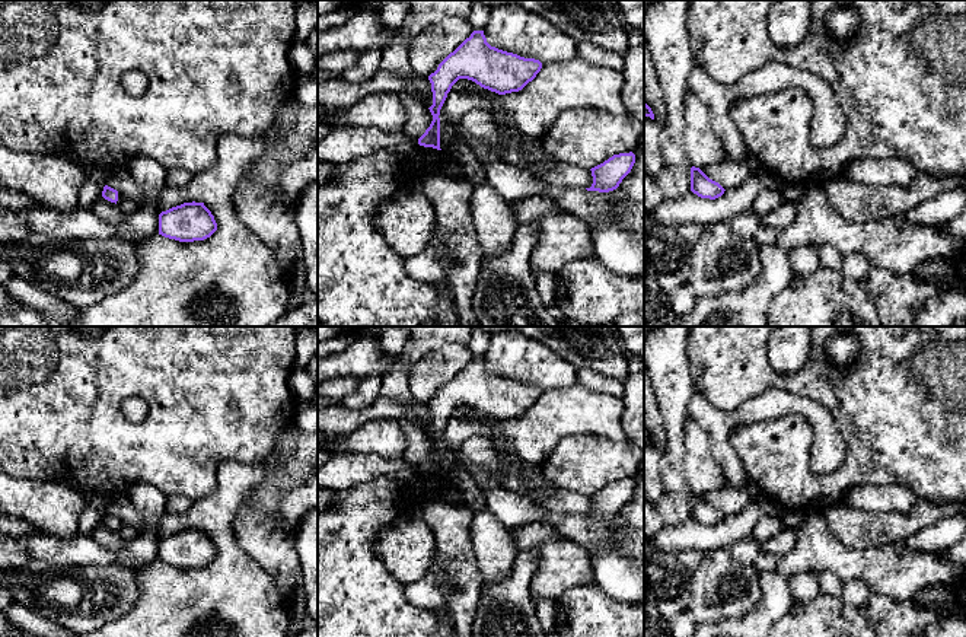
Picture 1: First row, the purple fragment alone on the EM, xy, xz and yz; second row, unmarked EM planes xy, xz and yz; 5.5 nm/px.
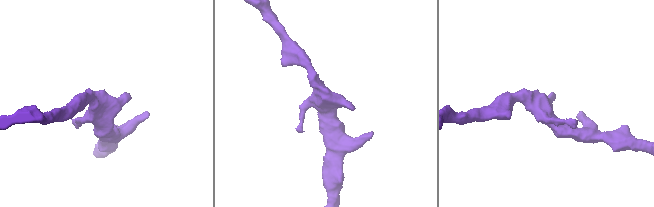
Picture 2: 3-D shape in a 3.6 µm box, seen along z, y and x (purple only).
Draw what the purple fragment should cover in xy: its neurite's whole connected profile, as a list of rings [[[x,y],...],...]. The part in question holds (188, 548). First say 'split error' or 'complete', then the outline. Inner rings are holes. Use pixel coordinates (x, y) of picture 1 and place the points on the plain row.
complete; [[[184,529],[159,541],[159,561],[179,568],[204,567],[217,550],[204,529]]]

